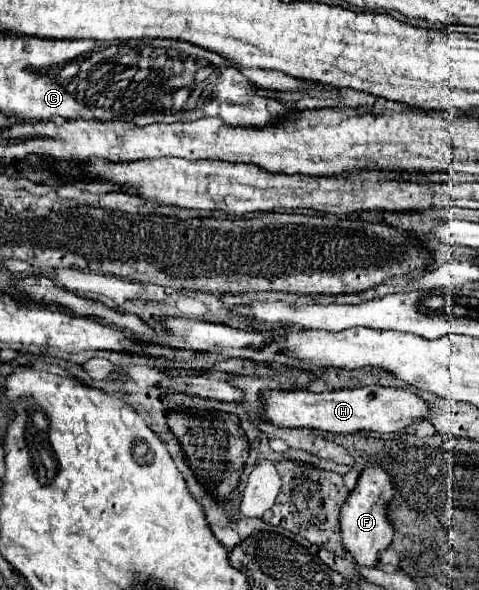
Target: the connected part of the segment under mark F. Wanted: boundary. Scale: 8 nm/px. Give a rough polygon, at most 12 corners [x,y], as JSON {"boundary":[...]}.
{"boundary":[[367,465],[341,507],[345,549],[375,565],[389,547],[391,477]]}

